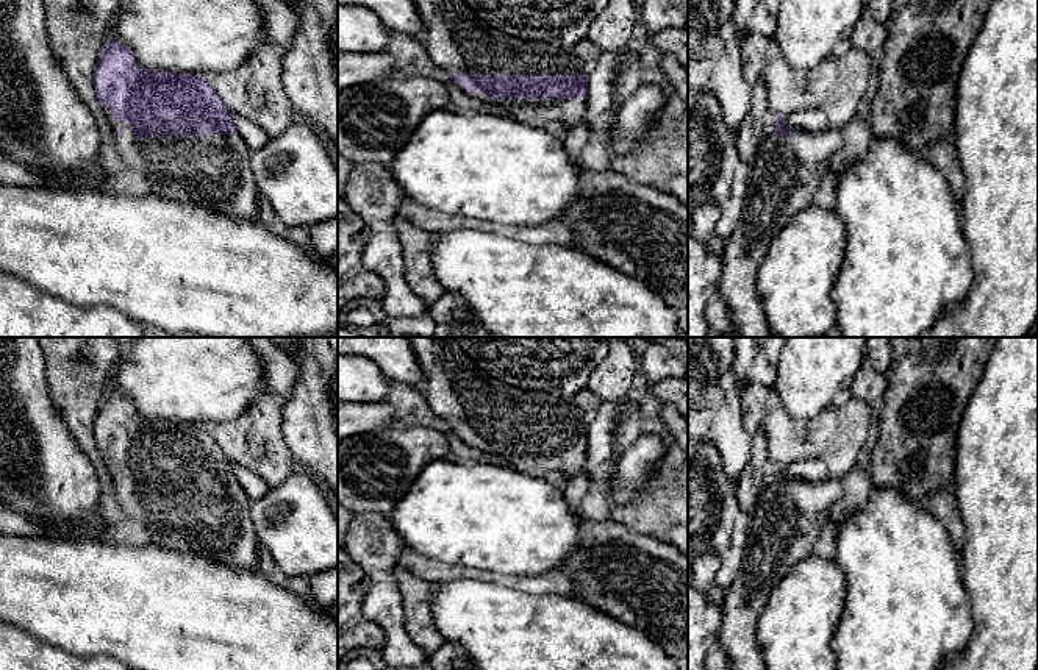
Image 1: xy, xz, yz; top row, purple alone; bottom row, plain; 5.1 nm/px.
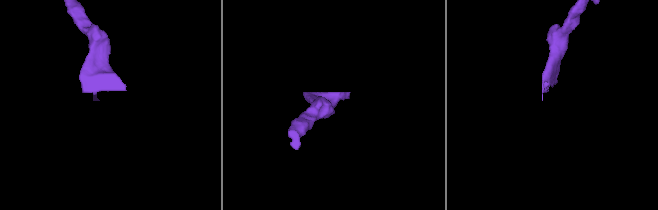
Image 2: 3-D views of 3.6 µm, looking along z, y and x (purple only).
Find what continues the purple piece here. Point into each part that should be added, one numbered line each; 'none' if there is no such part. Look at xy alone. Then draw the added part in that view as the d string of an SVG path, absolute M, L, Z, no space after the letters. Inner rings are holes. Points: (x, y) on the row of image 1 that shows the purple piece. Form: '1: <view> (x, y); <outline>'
1: xy (211, 171); M105 108L114 147L130 170L144 175L156 195L203 206L239 220L256 220L258 187L241 134L153 134L138 137Z

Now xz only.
1: xz (460, 42); M413 0L424 23L424 45L452 75L583 75L572 50L510 36L477 17L463 0Z

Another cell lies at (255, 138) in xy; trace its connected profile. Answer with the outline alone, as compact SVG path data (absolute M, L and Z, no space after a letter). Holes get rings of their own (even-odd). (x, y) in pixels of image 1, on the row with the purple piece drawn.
M233 116L233 120L250 151L256 151L267 144L269 134L261 127L242 116Z

